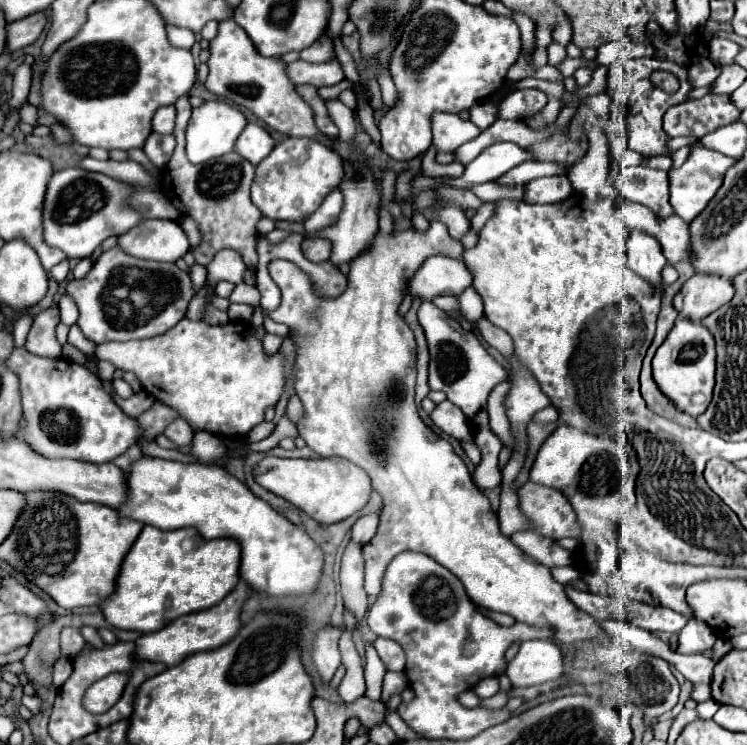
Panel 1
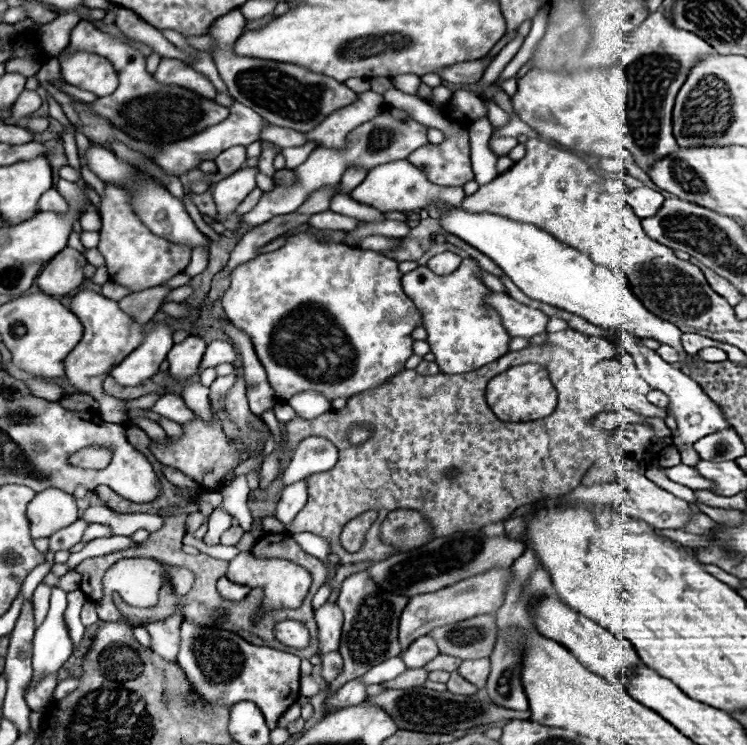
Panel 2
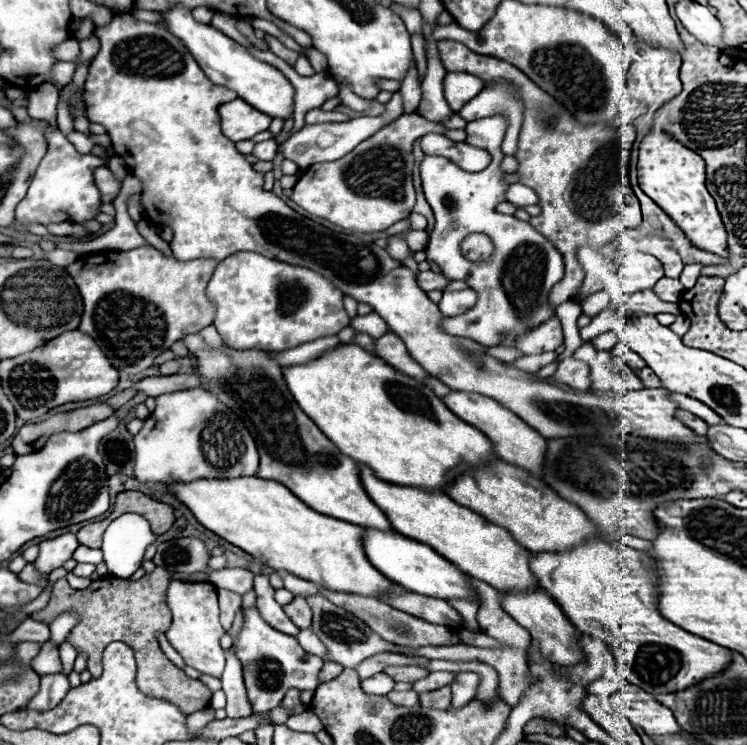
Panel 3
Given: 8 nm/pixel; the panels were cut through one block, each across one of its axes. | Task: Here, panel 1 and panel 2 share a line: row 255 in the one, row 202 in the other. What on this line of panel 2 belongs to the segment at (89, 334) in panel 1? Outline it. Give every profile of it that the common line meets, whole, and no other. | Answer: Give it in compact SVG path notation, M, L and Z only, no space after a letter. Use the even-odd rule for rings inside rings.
M106 184L106 194L102 196L102 230L98 250L106 258L106 268L110 280L130 288L132 292L140 292L152 286L160 286L172 276L180 274L190 264L190 250L184 246L176 246L160 236L154 236L134 214L128 202L128 194L116 186Z

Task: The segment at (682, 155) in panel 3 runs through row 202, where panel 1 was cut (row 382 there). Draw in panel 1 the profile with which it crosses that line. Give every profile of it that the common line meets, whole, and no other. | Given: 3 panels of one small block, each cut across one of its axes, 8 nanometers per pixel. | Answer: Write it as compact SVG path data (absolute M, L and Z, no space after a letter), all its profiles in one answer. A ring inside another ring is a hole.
M678 318L672 332L658 348L652 360L654 380L660 390L684 412L690 416L700 416L710 400L714 390L714 376L716 376L716 342L714 336L702 322L692 322L688 318Z

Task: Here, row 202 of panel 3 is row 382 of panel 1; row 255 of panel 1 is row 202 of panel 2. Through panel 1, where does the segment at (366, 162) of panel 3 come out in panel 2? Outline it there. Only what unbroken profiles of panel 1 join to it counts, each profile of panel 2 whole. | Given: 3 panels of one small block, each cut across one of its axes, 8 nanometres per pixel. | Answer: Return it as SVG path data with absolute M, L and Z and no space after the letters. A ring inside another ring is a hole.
M396 160L396 162L388 162L388 164L380 164L372 170L368 170L368 176L364 178L364 182L360 186L356 186L352 190L352 198L356 198L358 202L364 202L368 206L376 206L380 212L416 212L422 210L434 202L444 202L444 204L452 204L452 206L460 206L465 198L462 187L446 187L436 186L432 184L426 174L410 164L408 160Z

